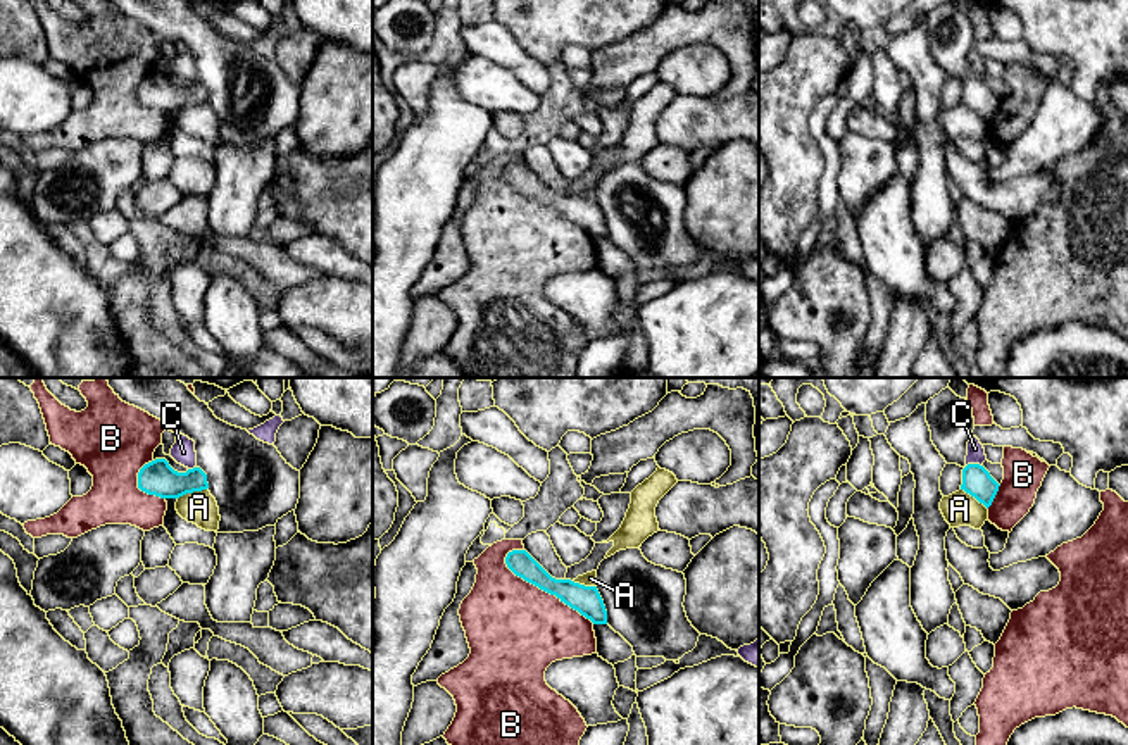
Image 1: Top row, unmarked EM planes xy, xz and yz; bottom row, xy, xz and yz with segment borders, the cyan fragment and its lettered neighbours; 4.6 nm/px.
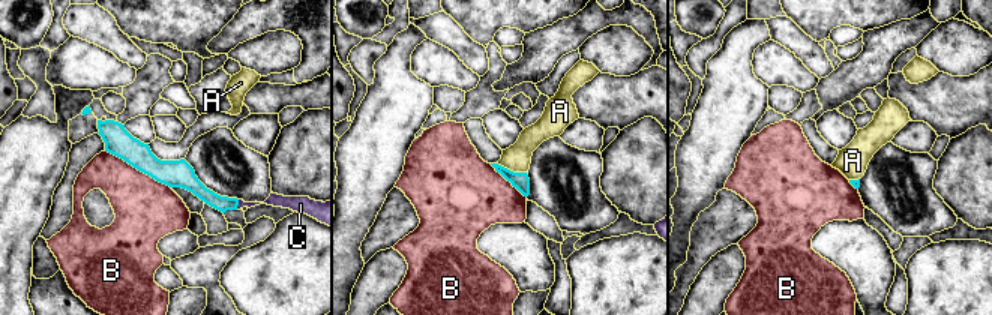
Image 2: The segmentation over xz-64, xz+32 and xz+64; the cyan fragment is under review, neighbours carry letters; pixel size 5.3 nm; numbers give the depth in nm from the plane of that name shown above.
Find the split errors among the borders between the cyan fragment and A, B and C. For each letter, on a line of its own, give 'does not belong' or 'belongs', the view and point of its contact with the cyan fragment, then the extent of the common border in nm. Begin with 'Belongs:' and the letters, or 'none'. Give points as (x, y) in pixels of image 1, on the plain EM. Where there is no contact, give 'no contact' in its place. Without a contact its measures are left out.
Belongs: C
A: does not belong | xy (192, 106) | 140 nm
B: does not belong | xz (545, 204) | 550 nm
C: belongs | yz (973, 78) | 80 nm

